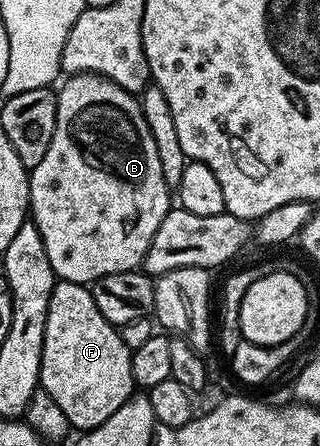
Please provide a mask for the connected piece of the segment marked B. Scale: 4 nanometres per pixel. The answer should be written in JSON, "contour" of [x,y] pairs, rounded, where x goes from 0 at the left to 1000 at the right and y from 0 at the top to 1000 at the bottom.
{"contour":[[[238,164],[209,170],[191,184],[194,200],[178,202],[181,247],[175,249],[175,294],[163,303],[163,321],[150,321],[150,339],[138,357],[113,365],[94,392],[94,473],[100,500],[125,518],[125,536],[138,536],[138,563],[150,563],[150,590],[163,590],[172,623],[222,630],[241,639],[278,641],[316,621],[363,617],[363,608],[431,603],[450,572],[475,545],[475,527],[488,527],[488,509],[513,500],[513,482],[538,466],[538,424],[513,401],[513,383],[500,383],[500,348],[488,348],[488,312],[475,312],[475,294],[463,294],[463,276],[444,256],[434,220],[422,211],[388,204],[363,186],[350,186],[309,164]]]}

